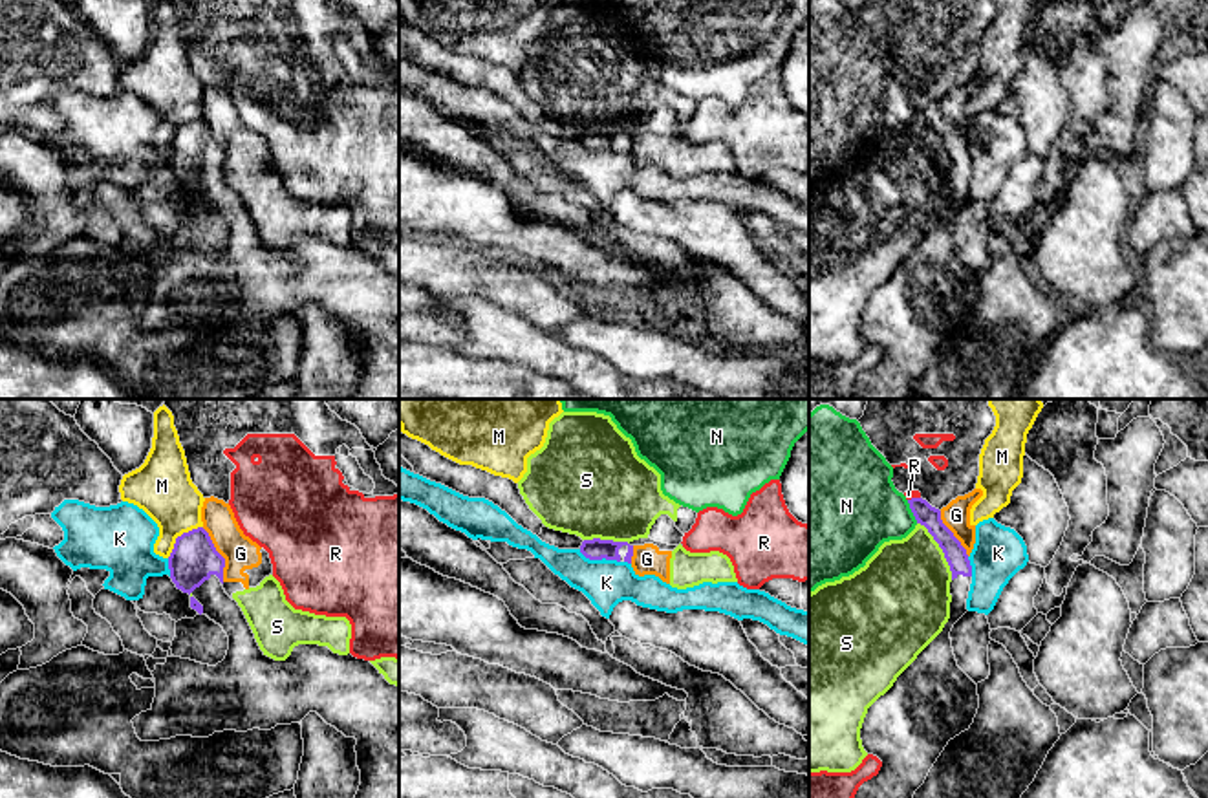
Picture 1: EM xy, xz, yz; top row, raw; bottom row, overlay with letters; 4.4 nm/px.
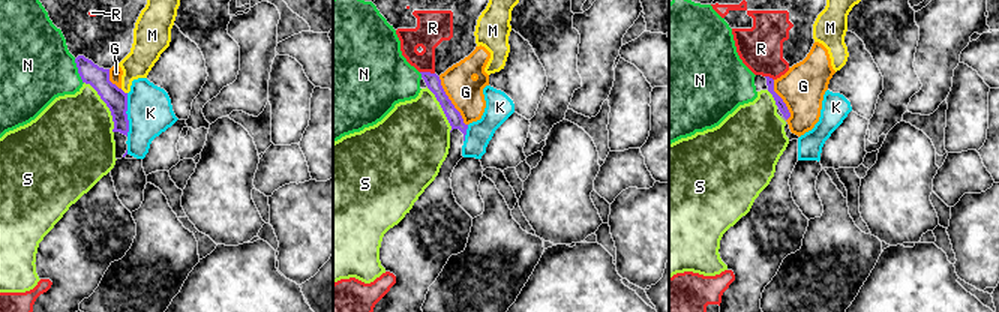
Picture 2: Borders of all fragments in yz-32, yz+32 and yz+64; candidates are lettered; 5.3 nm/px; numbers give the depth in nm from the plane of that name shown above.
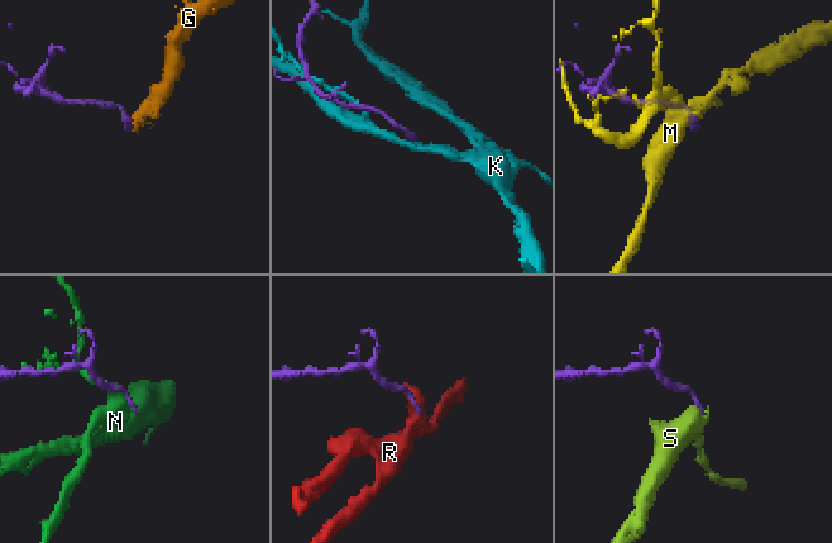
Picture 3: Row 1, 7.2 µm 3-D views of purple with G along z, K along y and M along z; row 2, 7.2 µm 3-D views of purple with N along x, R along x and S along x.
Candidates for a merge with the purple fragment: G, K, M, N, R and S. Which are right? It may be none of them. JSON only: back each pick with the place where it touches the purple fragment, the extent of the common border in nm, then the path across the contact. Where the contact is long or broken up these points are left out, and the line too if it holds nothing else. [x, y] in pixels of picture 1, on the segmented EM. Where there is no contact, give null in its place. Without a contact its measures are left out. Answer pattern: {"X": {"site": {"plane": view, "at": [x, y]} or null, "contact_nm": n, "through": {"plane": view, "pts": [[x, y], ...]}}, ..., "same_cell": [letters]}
{"same_cell": []}

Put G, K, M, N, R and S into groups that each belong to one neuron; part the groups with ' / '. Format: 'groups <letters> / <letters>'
groups G S / K / M / N / R

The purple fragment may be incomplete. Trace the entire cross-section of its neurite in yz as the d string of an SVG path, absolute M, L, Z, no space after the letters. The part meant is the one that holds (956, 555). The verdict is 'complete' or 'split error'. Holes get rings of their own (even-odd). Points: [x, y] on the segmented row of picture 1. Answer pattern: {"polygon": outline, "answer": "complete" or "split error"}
{"polygon": "M911 498L908 503L917 523L928 529L950 566L950 619L893 686L868 708L860 739L864 750L877 756L882 767L877 776L858 787L855 798L913 798L948 741L970 728L979 708L977 685L957 666L950 639L954 624L968 611L972 566L966 549L943 523L939 509L922 498Z", "answer": "split error"}

